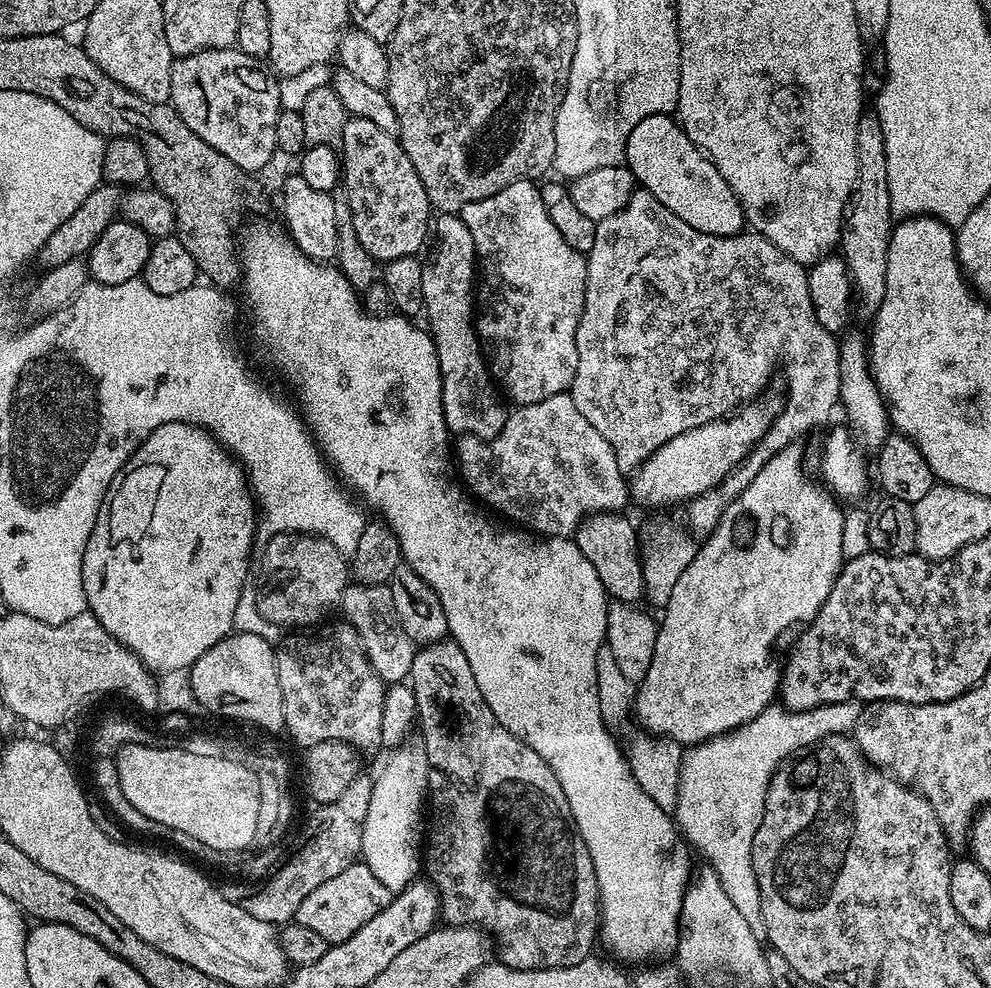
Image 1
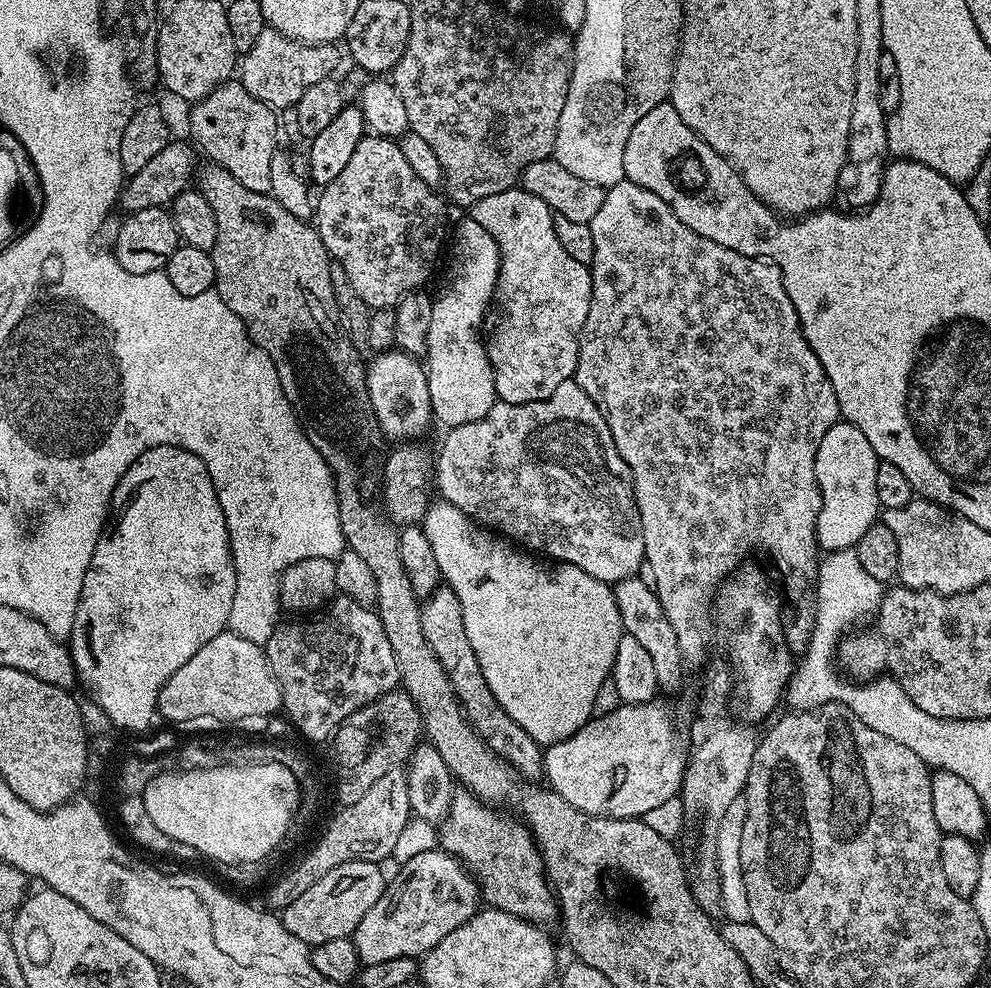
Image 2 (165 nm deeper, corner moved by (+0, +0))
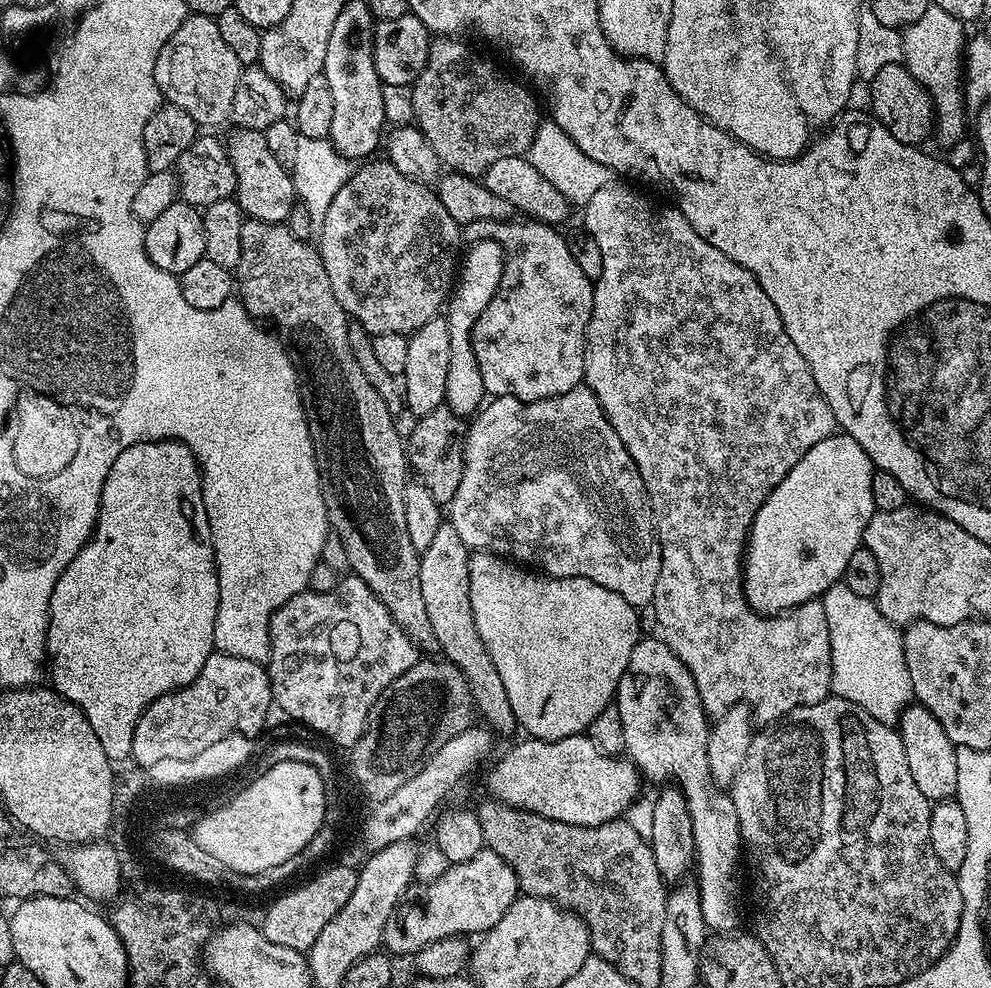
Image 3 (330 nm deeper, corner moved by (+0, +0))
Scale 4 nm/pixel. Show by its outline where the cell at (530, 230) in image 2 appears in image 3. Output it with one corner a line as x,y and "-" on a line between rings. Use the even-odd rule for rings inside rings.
529,218
483,220
463,225
465,245
496,240
504,247
502,282
472,327
472,350
482,370
482,382
489,397
517,396
519,400
545,400
566,390
581,387
584,378
584,331
592,313
594,281
582,274
568,249
568,241
551,224

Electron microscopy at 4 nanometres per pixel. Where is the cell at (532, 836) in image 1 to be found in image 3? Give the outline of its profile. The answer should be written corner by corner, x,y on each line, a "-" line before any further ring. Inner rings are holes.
441,522
430,546
419,553
422,599
426,601
426,615
430,617
439,651
443,659
462,670
472,691
475,711
484,715
483,723
497,737
508,736
518,728
514,706
510,706
510,698
506,698
506,686
502,686
498,666
494,666
494,658
490,658
490,650
486,650
486,642
482,642
482,634
478,634
474,622
474,610
470,606
469,555
470,549
458,538
458,530
454,530
451,522

